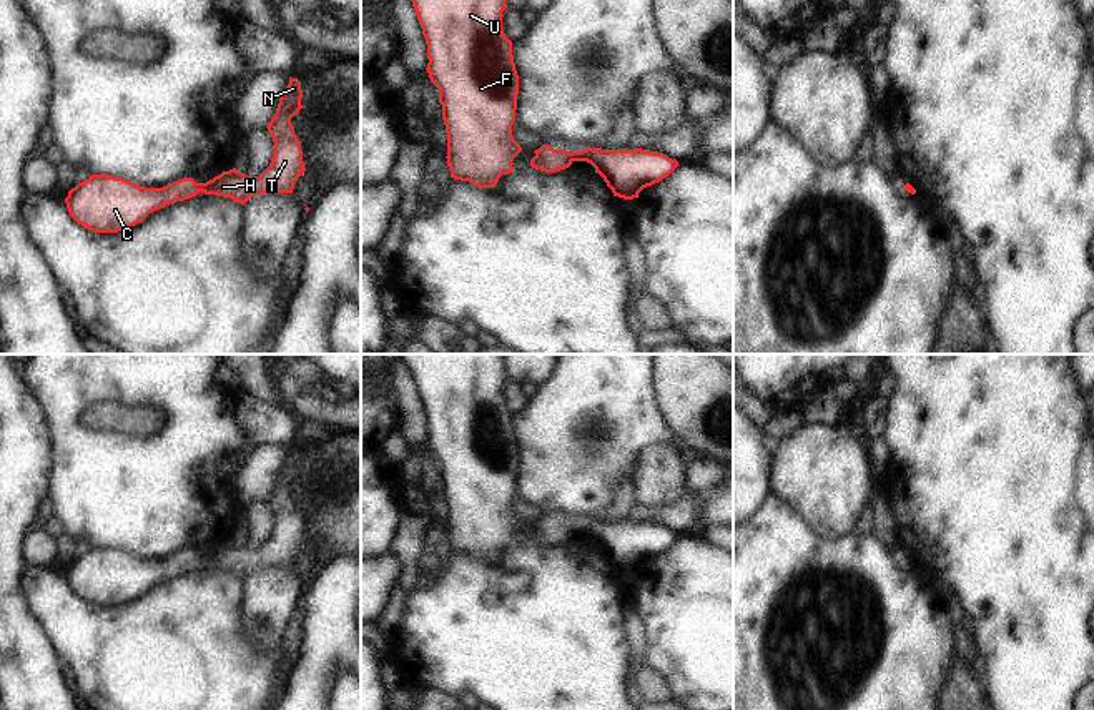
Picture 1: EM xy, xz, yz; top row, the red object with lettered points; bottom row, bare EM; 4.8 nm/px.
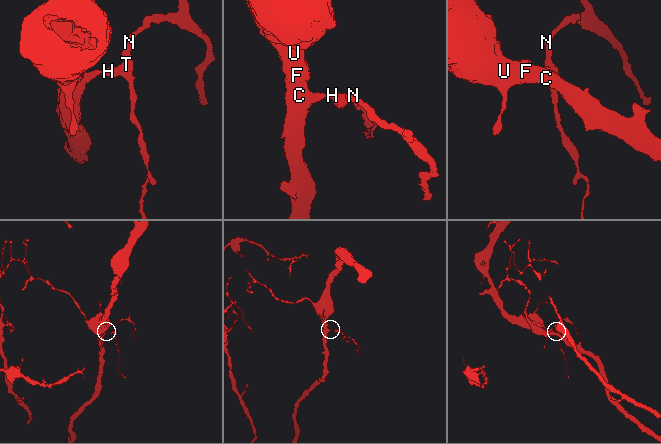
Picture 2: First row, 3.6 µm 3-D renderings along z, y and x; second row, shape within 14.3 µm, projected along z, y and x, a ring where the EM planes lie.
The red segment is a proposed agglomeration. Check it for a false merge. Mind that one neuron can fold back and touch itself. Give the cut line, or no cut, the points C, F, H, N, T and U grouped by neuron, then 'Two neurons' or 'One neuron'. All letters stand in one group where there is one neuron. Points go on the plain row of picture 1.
No split. Groups: C F H N T U. One neuron.

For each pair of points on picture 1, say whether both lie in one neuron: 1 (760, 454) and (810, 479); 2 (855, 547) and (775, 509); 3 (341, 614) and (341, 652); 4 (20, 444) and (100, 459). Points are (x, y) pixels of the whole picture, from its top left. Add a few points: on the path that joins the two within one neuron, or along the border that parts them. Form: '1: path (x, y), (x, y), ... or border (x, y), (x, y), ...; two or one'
1: border (773, 444), (770, 491); two
2: path (835, 549), (813, 549), (793, 529); one
3: path (341, 624), (341, 642); one
4: border (40, 411), (45, 419), (50, 446), (49, 488); two

